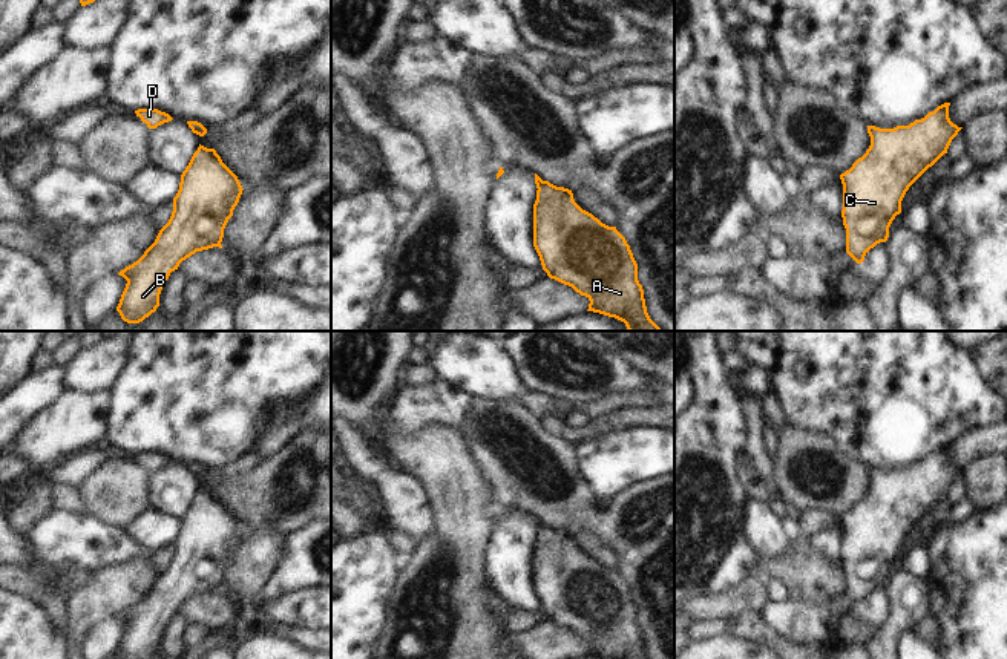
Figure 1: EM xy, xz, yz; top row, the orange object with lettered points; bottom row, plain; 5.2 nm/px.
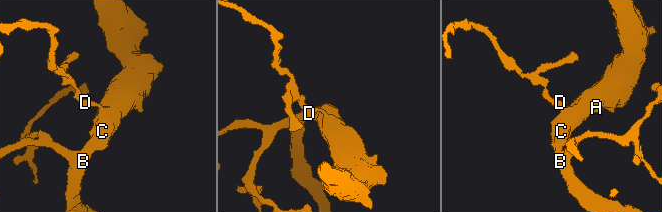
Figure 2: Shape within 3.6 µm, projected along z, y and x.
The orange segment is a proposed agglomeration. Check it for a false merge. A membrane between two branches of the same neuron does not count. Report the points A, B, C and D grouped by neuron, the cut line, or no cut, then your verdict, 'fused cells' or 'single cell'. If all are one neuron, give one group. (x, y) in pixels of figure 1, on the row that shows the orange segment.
A B C D; no cut; single cell

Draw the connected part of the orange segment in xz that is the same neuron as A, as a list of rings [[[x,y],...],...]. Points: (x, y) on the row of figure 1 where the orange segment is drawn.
[[[536,173],[535,184],[533,247],[547,276],[586,296],[590,300],[587,311],[615,317],[624,322],[628,331],[662,331],[647,313],[638,264],[616,227],[608,227],[582,210],[572,190],[543,181]]]

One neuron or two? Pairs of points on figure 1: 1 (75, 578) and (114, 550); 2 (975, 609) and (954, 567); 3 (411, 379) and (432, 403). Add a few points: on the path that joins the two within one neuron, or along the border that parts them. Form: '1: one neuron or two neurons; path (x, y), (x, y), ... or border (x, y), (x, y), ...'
1: two neurons; border (89, 570), (63, 575), (57, 581), (57, 590)
2: one neuron; path (975, 598), (975, 589), (964, 578)
3: two neurons; border (436, 377), (423, 385), (406, 386)

